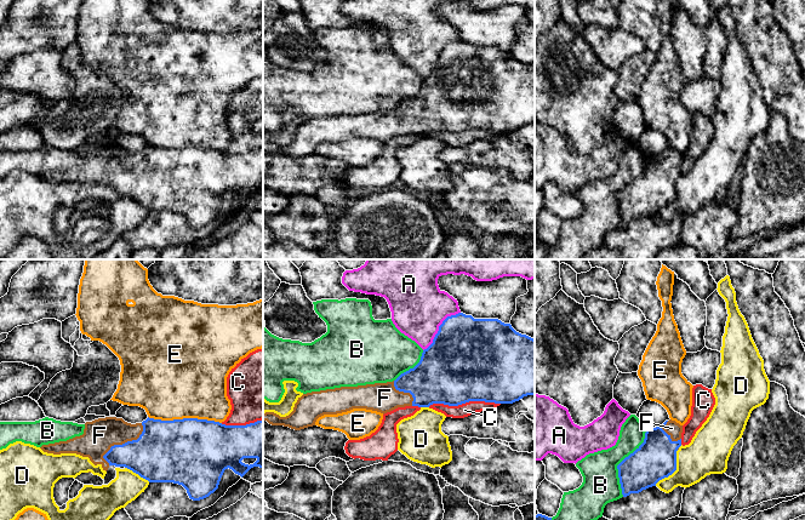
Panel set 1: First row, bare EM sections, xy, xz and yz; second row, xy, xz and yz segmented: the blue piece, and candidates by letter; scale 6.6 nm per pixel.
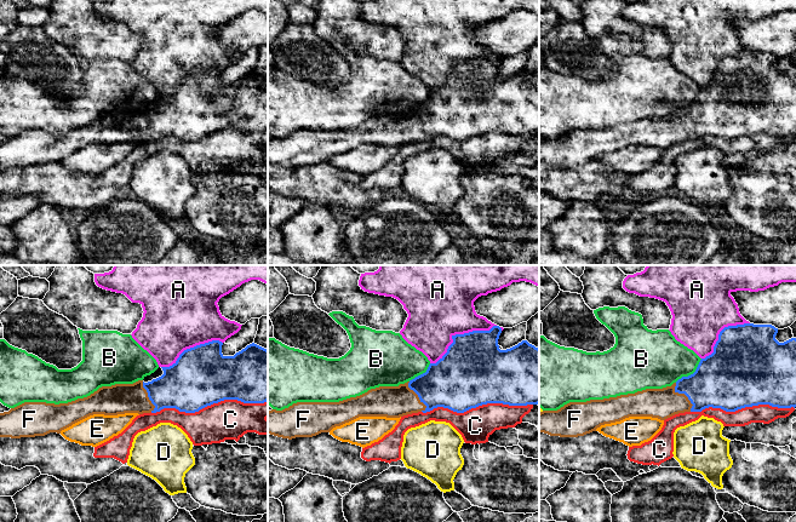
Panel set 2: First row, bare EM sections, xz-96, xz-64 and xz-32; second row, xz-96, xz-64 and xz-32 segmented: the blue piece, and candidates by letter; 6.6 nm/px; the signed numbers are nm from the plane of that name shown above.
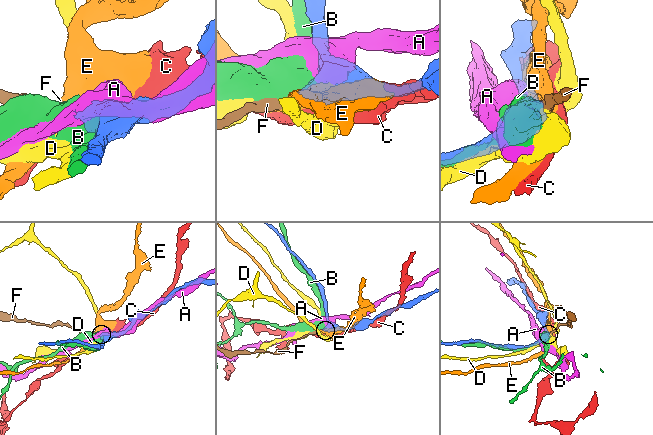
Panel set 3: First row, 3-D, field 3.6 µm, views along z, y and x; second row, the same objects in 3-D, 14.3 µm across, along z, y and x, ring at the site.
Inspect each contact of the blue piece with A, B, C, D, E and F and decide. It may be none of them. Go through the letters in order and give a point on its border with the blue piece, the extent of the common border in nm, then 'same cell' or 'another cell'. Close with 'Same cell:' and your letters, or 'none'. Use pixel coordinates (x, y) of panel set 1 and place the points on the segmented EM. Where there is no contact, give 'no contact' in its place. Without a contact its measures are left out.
A: meets blue in xz at (439, 327); contact 360 nm long; another cell
B: meets blue in yz at (620, 463); contact 460 nm long; another cell
C: meets blue in xz at (463, 403); contact 480 nm long; another cell
D: meets blue in yz at (674, 470); contact 280 nm long; another cell
E: meets blue in xy at (184, 418); contact 500 nm long; another cell
F: meets blue in xy at (123, 444); contact 360 nm long; same cell
Same cell: F

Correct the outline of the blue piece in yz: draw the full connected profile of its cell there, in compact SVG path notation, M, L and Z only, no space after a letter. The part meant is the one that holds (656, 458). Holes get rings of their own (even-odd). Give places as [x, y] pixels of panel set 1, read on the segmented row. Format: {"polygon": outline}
{"polygon": "M672 419L646 430L644 442L617 465L623 497L656 486L676 470L681 433L683 425Z"}

